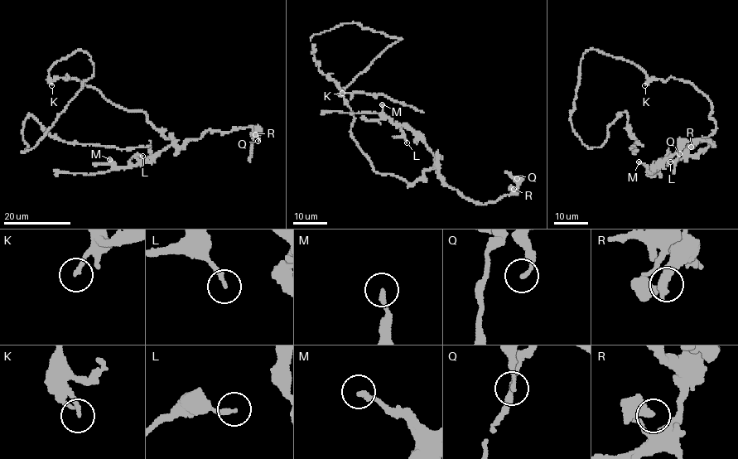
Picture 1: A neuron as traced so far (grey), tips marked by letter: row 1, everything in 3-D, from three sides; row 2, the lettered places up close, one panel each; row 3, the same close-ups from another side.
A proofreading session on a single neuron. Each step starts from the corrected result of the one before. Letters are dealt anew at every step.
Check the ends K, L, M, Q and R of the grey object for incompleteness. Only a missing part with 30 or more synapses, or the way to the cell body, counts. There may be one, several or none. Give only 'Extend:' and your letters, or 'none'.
Extend: none

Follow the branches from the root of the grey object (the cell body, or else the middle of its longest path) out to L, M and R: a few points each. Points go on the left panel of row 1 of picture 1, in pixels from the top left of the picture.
L: (61, 60), (53, 79), (79, 79), (173, 139), (154, 158), (134, 157), (142, 156)
M: (61, 60), (53, 79), (79, 79), (173, 139), (137, 165), (109, 159)
R: (61, 60), (53, 79), (75, 78), (142, 111), (177, 147), (209, 130), (255, 134)

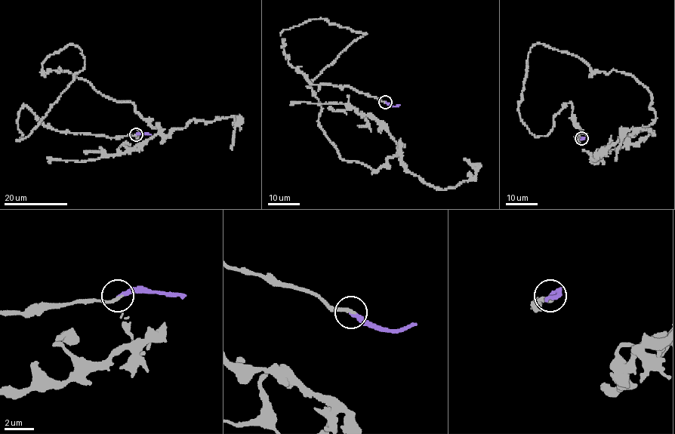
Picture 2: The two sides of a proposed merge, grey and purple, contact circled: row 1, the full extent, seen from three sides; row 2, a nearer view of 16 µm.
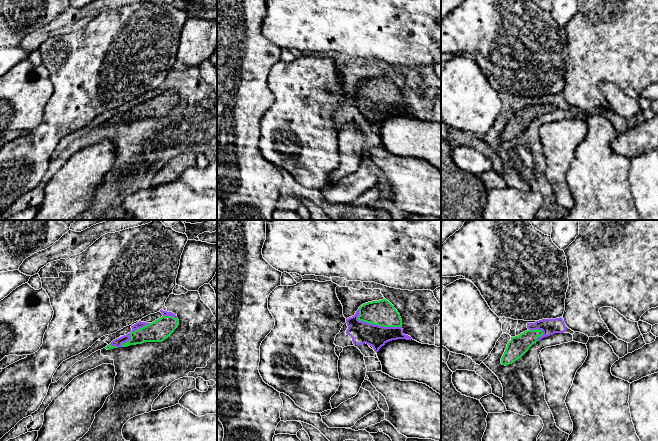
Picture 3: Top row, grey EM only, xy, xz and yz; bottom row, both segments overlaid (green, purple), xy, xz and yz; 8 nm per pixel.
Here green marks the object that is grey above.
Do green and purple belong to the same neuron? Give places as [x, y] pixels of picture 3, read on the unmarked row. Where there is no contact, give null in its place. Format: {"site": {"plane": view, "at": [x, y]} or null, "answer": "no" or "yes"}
{"site": {"plane": "xz", "at": [375, 100]}, "answer": "yes"}

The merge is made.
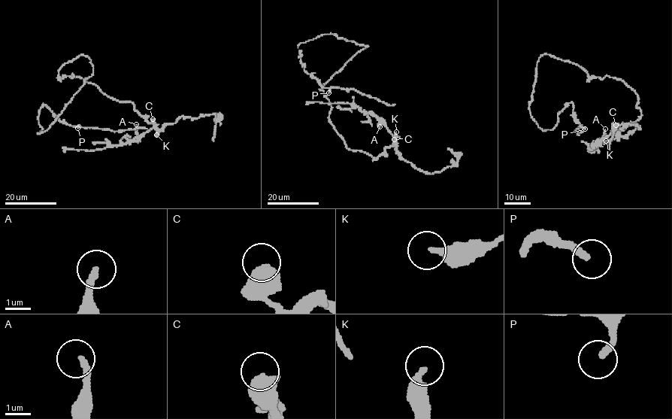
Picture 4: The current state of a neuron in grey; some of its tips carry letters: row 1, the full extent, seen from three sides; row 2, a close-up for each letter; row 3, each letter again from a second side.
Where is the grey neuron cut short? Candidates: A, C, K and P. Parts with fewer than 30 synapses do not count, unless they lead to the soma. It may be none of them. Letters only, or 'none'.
P

